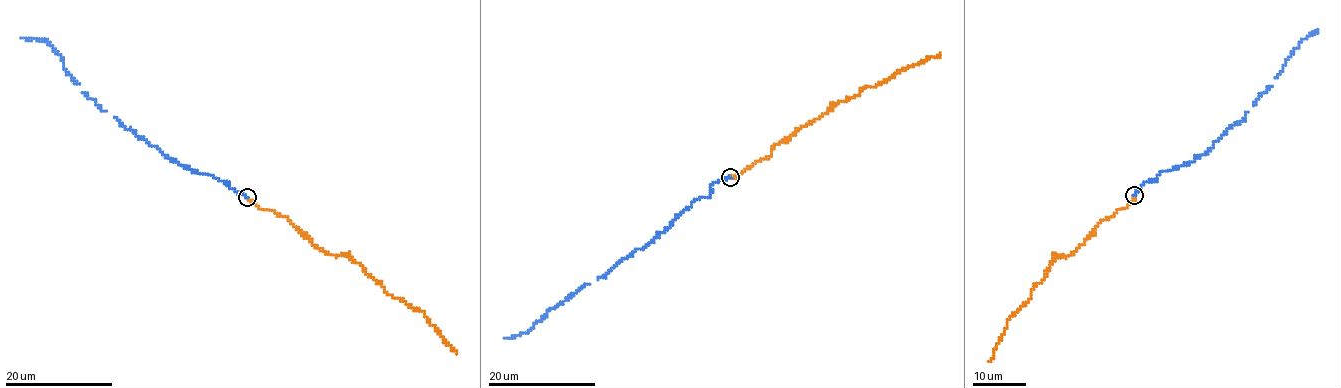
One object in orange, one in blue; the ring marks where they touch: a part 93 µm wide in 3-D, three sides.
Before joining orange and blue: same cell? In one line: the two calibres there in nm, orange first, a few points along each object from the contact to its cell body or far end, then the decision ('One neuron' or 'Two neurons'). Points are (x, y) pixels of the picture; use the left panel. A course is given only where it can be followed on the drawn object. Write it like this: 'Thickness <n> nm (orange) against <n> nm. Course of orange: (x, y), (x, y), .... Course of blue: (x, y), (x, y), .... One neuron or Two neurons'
Thickness 140 nm (orange) against 150 nm. Course of orange: (247, 198), (260, 210), (268, 209), (288, 218), (326, 253), (350, 257), (389, 294), (421, 310), (457, 353). Course of blue: (247, 198), (227, 182), (192, 171), (165, 157), (88, 97), (64, 68), (64, 61), (45, 41), (21, 38). One neuron

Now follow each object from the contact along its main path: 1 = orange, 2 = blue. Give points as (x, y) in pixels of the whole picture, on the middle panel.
1: (731, 176), (735, 178), (772, 153), (777, 144), (834, 105), (941, 53)
2: (731, 177), (710, 185), (708, 198), (690, 202), (641, 249), (637, 249), (547, 310), (529, 331), (504, 337)

